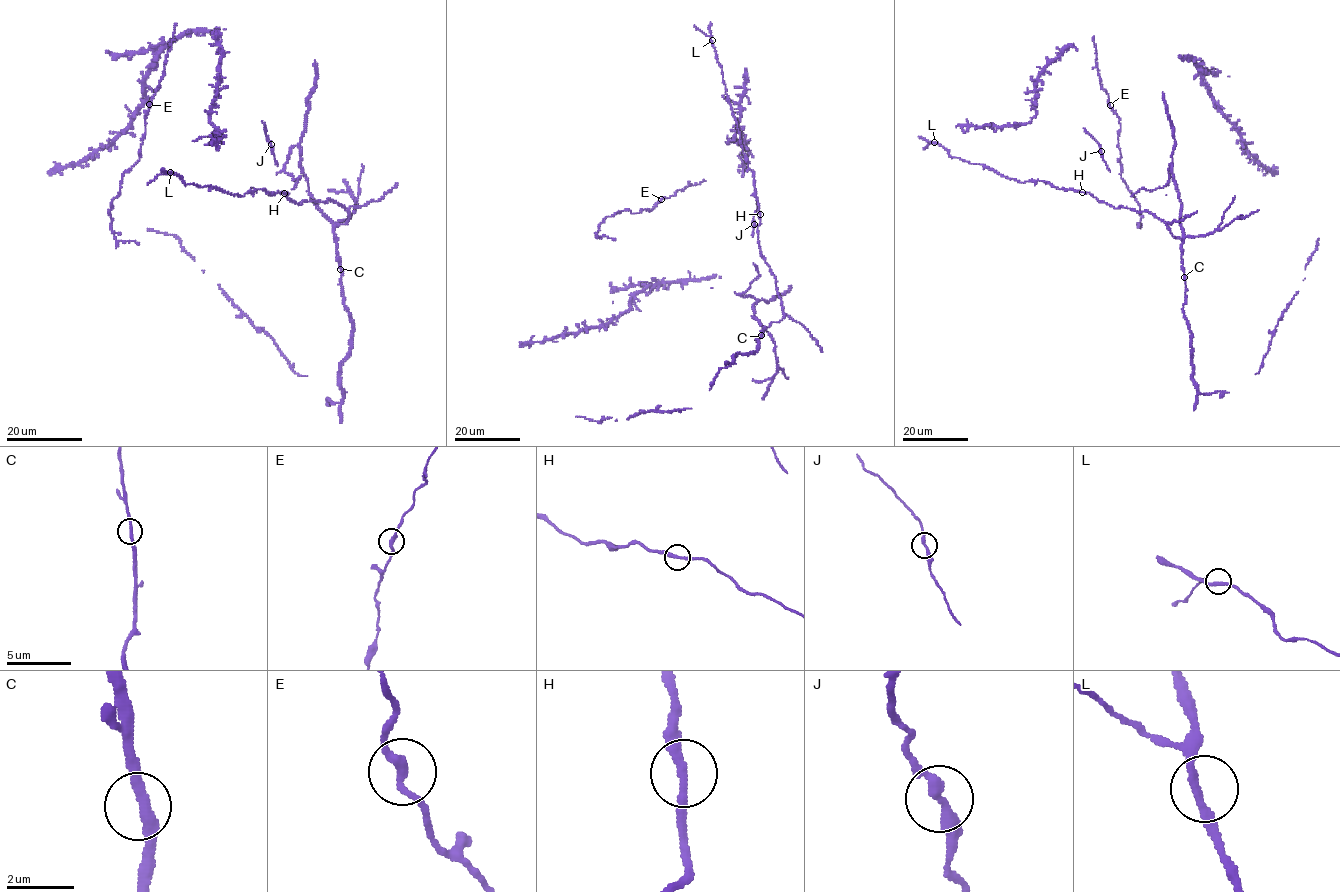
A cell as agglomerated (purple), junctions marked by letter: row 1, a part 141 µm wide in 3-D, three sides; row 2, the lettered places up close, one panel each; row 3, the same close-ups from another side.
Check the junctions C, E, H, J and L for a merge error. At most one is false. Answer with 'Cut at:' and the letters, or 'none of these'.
Cut at: none of these

